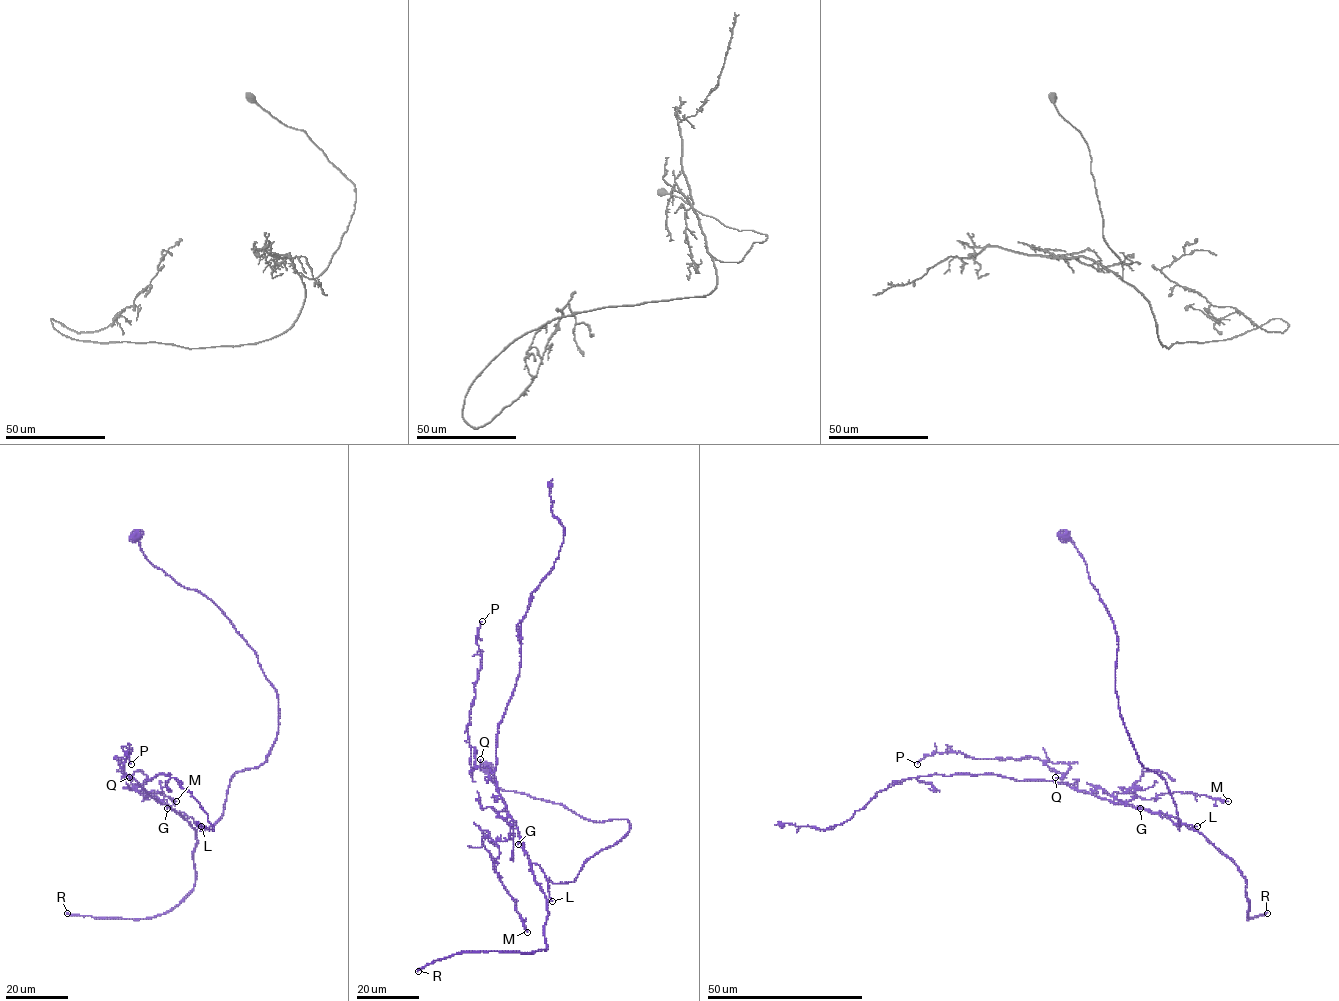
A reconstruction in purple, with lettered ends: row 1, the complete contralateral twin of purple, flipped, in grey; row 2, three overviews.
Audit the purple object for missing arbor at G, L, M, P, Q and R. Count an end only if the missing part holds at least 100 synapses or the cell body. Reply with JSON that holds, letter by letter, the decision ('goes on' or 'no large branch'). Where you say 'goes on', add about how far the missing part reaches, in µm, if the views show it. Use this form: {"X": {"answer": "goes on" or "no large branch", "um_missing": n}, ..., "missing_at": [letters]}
{"G": {"answer": "no large branch"}, "L": {"answer": "no large branch"}, "M": {"answer": "no large branch"}, "P": {"answer": "no large branch"}, "Q": {"answer": "no large branch"}, "R": {"answer": "goes on", "um_missing": 250}, "missing_at": ["R"]}

